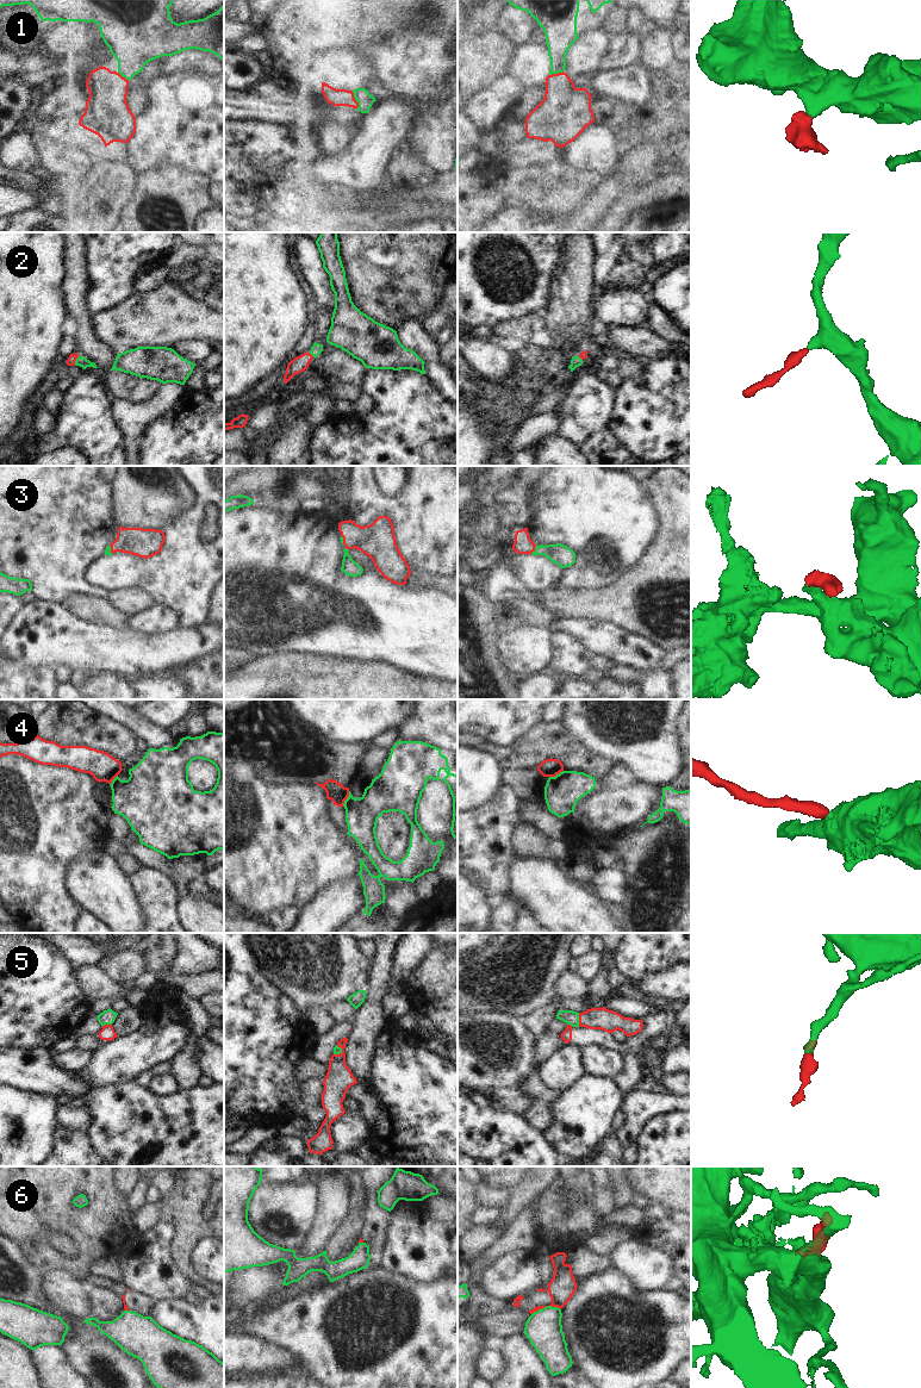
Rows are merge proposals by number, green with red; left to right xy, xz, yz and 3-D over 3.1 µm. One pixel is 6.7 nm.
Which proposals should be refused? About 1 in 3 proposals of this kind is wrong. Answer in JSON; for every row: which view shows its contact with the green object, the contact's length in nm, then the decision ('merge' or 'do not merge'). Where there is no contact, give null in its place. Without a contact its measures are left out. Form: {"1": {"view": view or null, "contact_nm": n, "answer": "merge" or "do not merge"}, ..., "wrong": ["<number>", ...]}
{"1": {"view": "xz", "contact_nm": 130, "answer": "merge"}, "2": {"view": "xy", "contact_nm": 70, "answer": "merge"}, "3": {"view": "yz", "contact_nm": 80, "answer": "merge"}, "4": {"view": "xz", "contact_nm": 120, "answer": "do not merge"}, "5": {"view": "yz", "contact_nm": 100, "answer": "merge"}, "6": {"view": "yz", "contact_nm": 90, "answer": "do not merge"}, "wrong": ["4", "6"]}

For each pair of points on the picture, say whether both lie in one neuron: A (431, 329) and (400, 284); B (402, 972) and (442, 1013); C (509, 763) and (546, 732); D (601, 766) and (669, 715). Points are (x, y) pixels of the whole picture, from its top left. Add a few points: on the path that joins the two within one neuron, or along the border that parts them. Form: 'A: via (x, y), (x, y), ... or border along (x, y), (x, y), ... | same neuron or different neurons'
A: border along (441, 294), (437, 304), (421, 321) | different neurons
B: border along (423, 954), (419, 963), (409, 973), (403, 987) | different neurons
C: via (518, 757), (536, 741) | same neuron
D: border along (585, 745), (610, 761) | different neurons

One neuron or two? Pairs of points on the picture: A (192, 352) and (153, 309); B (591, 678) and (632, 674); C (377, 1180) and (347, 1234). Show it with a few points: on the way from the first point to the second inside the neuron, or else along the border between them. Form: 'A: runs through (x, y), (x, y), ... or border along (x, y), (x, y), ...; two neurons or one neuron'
A: border along (210, 343), (188, 340), (176, 341), (170, 347); two neurons
B: runs through (601, 674), (622, 674); one neuron
C: border along (368, 1189), (369, 1201), (362, 1221); two neurons

